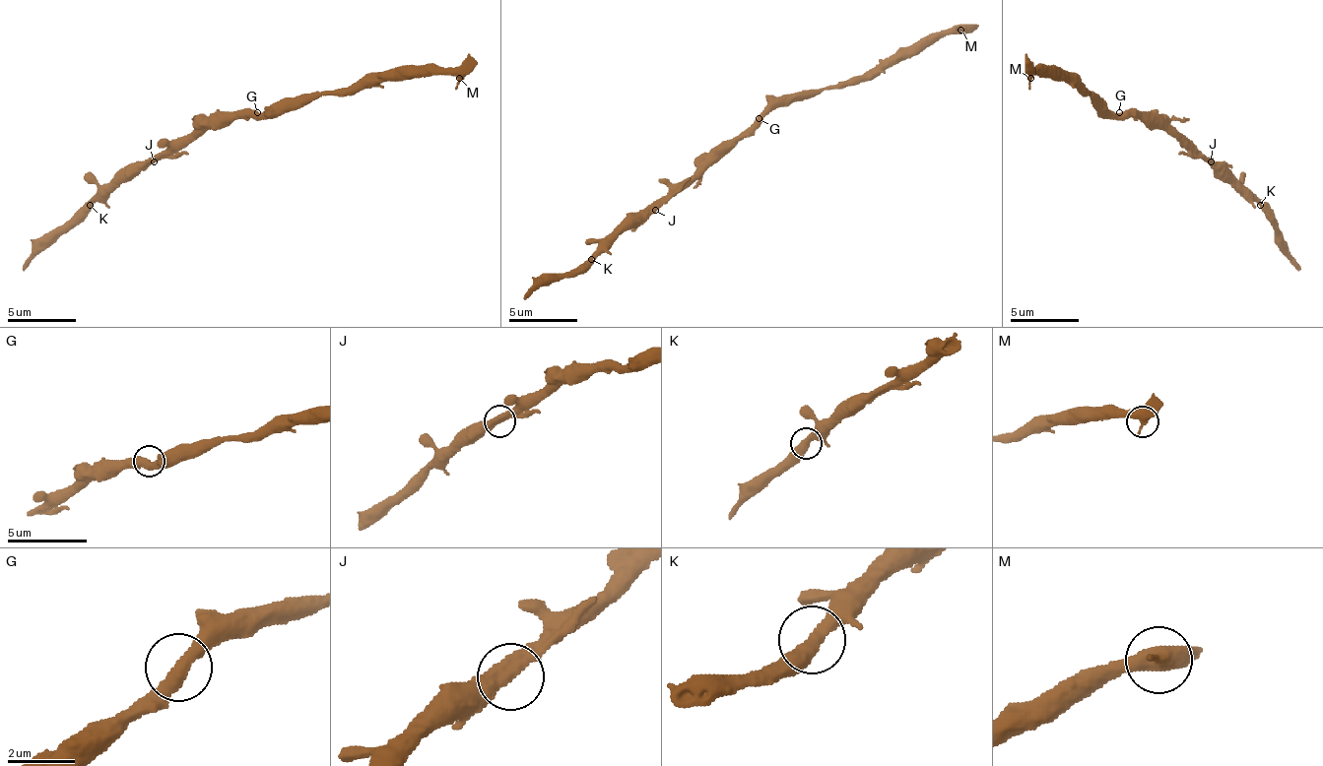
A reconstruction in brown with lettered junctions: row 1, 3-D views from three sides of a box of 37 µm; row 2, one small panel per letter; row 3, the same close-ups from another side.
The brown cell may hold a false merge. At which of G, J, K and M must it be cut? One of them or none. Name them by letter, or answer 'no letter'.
J

